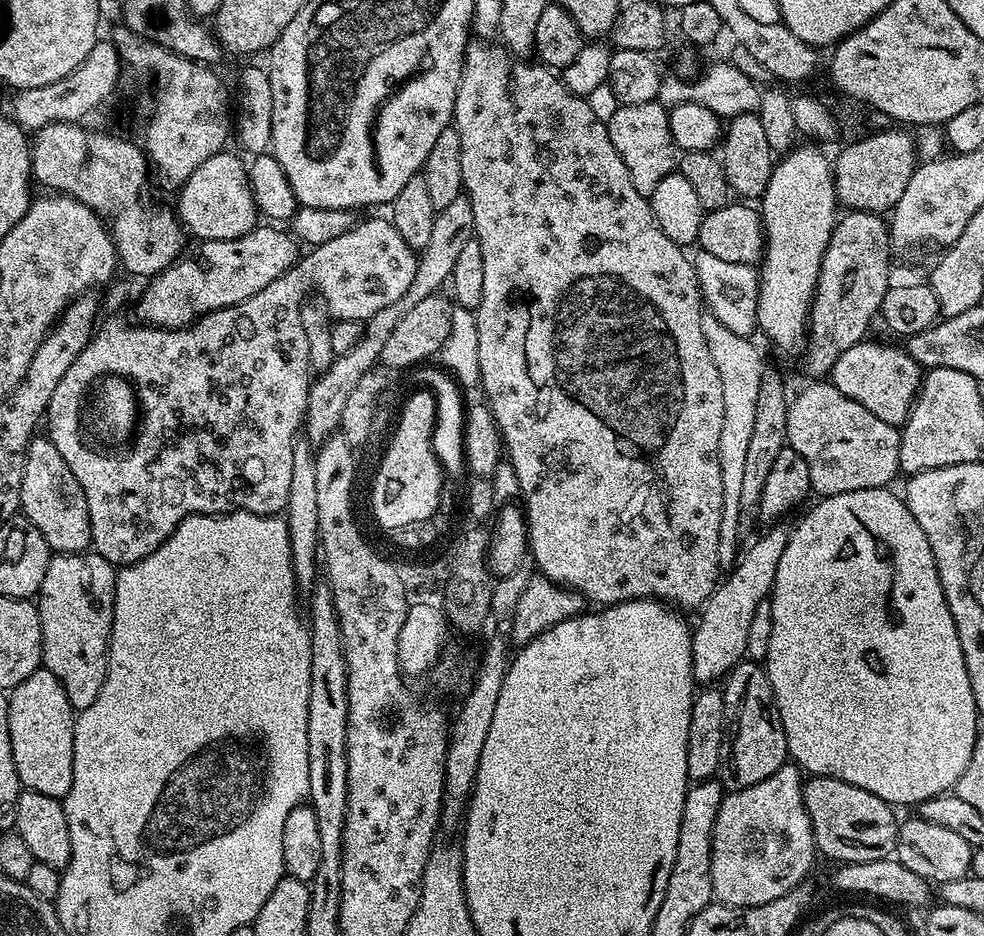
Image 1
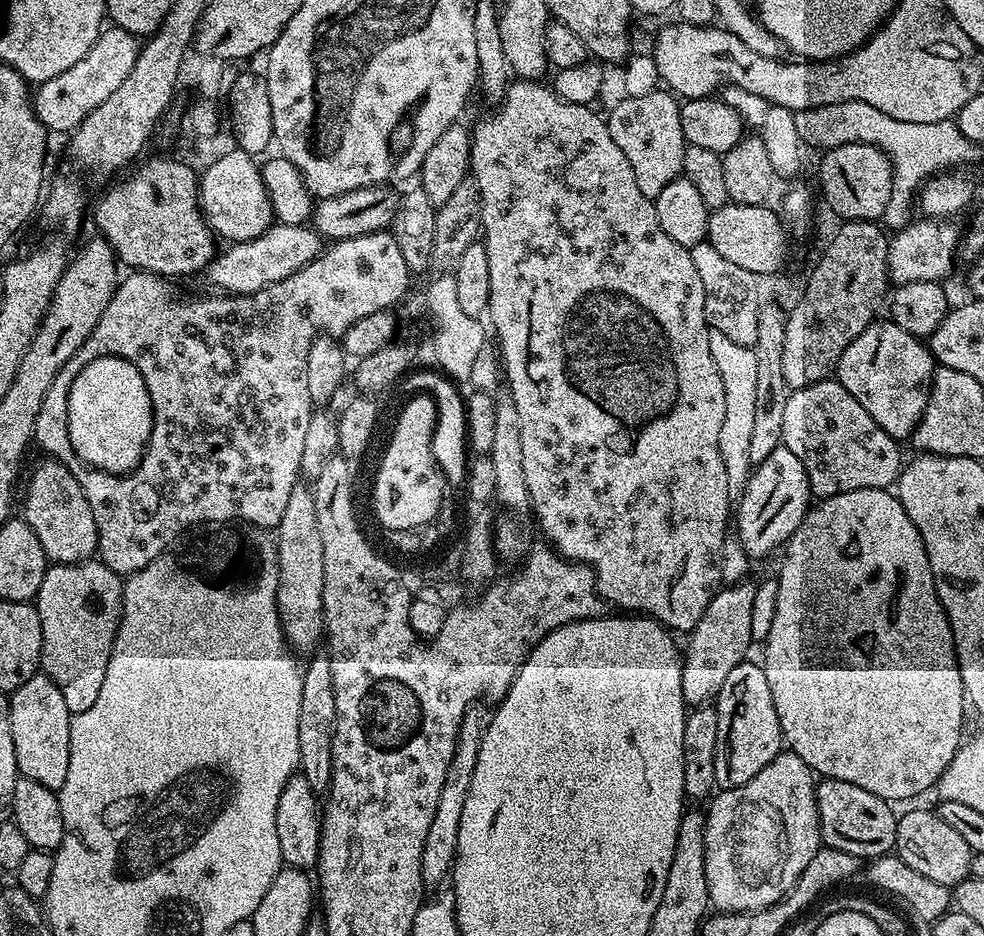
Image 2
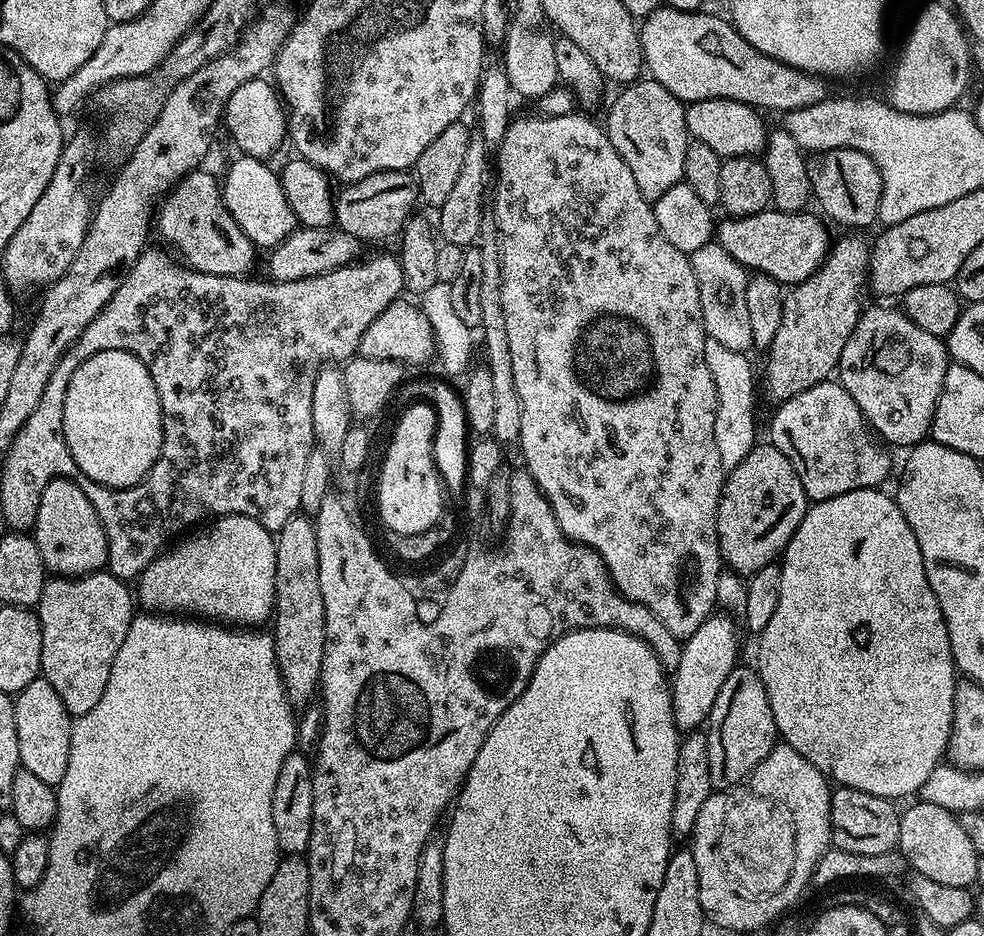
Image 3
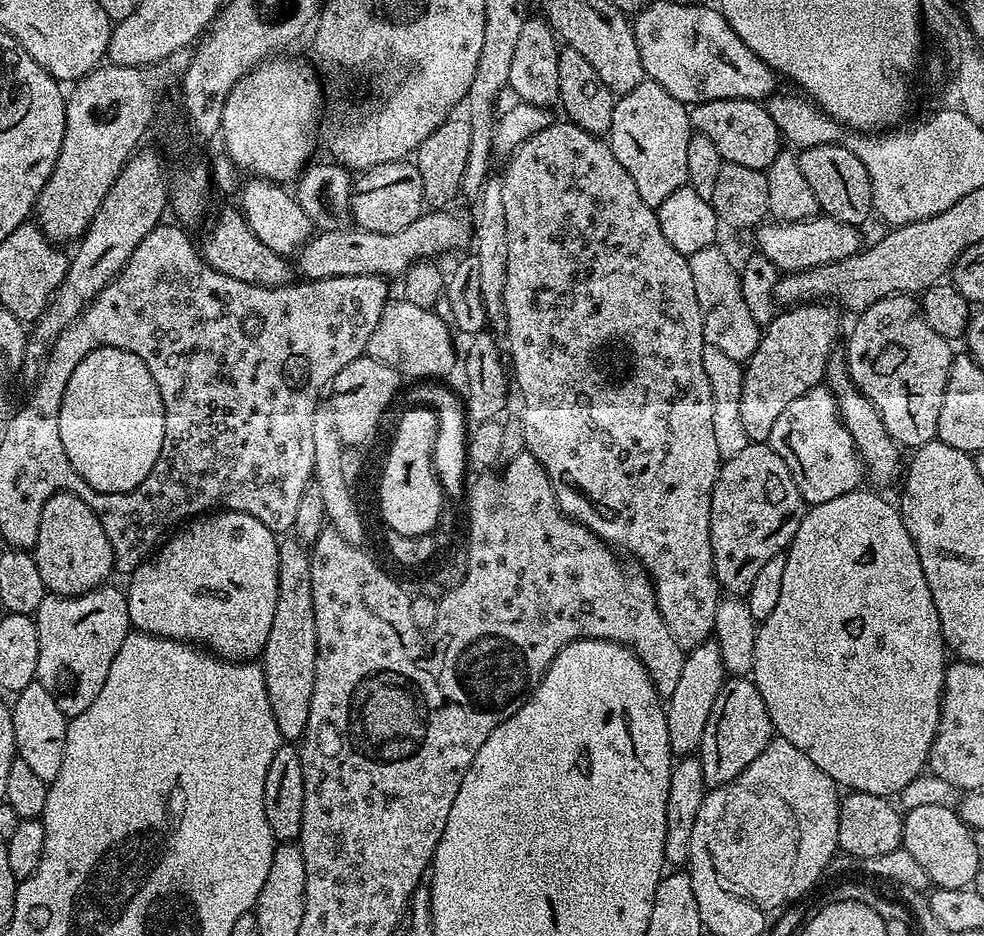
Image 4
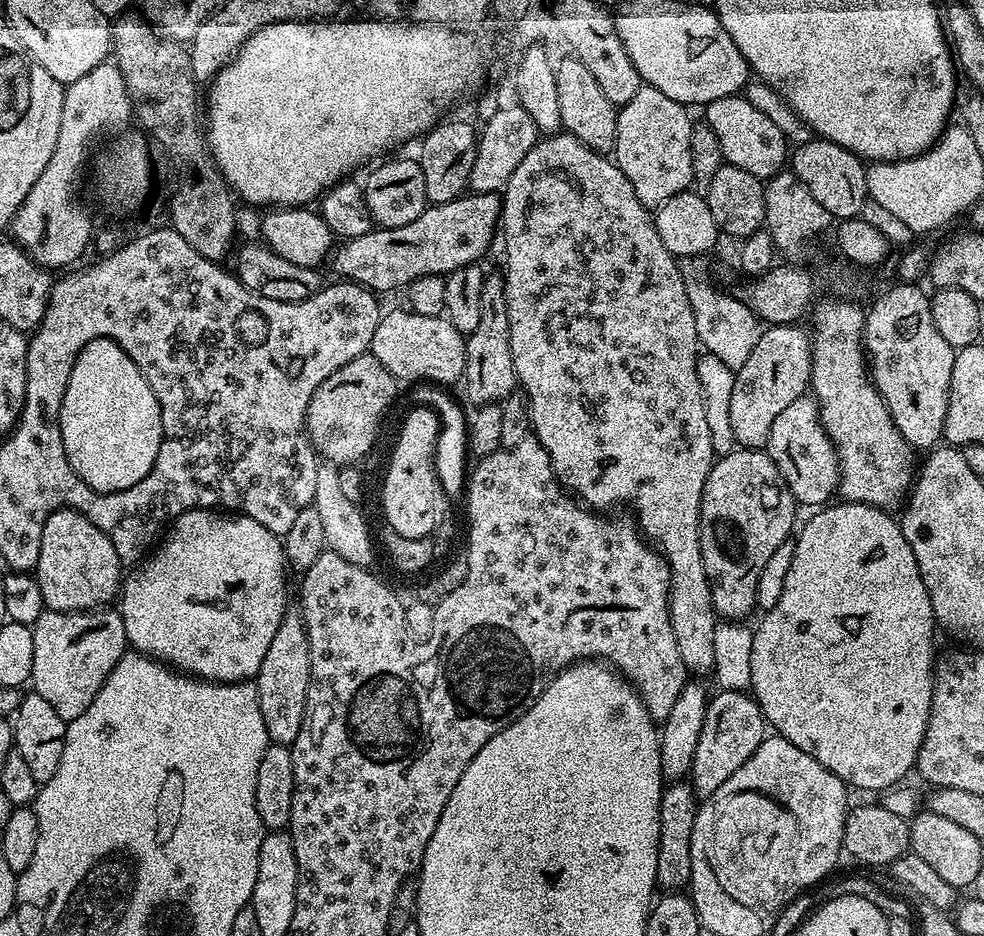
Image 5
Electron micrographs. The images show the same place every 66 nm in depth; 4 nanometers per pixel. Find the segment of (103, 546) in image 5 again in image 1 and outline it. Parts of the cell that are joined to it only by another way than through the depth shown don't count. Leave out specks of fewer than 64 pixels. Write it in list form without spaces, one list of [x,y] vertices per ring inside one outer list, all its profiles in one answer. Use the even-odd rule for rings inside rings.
[[[44,434],[37,435],[28,444],[26,466],[22,470],[20,512],[30,523],[38,526],[38,530],[42,530],[42,538],[46,538],[53,553],[83,552],[92,543],[92,523],[90,510],[86,506],[86,494],[82,494],[78,478],[74,478],[70,466],[66,466],[66,458],[58,454],[54,442],[50,442]]]

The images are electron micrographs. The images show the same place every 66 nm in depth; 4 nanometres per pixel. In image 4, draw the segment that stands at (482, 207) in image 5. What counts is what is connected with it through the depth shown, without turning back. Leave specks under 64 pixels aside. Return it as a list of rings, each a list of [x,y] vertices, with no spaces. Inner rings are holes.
[[[428,210],[420,216],[406,230],[398,230],[398,234],[374,234],[355,226],[330,230],[329,232],[317,231],[312,239],[300,249],[298,261],[298,272],[305,281],[325,280],[326,278],[338,278],[339,276],[382,276],[385,278],[403,277],[404,271],[419,260],[432,260],[439,252],[452,252],[455,248],[469,247],[470,228],[464,225],[464,220],[452,210]]]

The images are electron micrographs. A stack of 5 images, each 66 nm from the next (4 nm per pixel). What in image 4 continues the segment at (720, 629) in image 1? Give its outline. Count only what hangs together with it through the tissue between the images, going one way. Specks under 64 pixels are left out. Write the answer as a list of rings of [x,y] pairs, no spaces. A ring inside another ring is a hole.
[[[710,638],[705,644],[700,644],[685,655],[682,675],[674,686],[674,694],[666,697],[668,733],[673,757],[699,753],[702,734],[706,734],[706,722],[710,719],[714,698],[718,698],[718,690],[722,690],[725,679],[722,654],[715,639]]]

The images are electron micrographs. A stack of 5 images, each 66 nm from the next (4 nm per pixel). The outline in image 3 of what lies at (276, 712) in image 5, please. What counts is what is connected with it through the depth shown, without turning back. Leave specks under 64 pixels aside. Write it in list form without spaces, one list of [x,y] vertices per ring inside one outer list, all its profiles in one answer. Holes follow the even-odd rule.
[[[297,514],[282,526],[282,530],[275,533],[276,569],[274,570],[274,594],[276,606],[271,617],[270,635],[274,642],[276,665],[288,695],[288,701],[293,709],[303,710],[313,703],[320,683],[322,670],[322,654],[326,646],[326,606],[322,606],[322,586],[318,586],[318,538],[316,525],[309,517]]]

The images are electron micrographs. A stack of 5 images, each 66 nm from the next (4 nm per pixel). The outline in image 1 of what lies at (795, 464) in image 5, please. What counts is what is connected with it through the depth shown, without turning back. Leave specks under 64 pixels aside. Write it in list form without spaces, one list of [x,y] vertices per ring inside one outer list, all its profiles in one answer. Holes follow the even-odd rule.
[[[812,382],[796,397],[791,397],[786,418],[787,447],[793,448],[806,462],[810,470],[812,492],[823,498],[834,494],[846,494],[854,490],[870,490],[871,488],[888,488],[891,480],[898,476],[900,463],[900,428],[895,424],[882,422],[882,418],[874,418],[866,406],[858,406],[842,390],[838,390],[830,382]]]

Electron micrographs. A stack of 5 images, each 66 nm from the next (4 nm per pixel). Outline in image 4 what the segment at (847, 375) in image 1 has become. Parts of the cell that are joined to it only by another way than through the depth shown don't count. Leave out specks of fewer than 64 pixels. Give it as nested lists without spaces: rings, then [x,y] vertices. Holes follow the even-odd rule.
[[[887,296],[855,317],[856,325],[848,336],[846,367],[852,385],[878,410],[882,426],[904,450],[926,446],[937,439],[938,414],[942,414],[942,398],[946,398],[948,375],[952,369],[953,345],[942,334],[934,334],[926,322],[920,305],[912,296]]]

